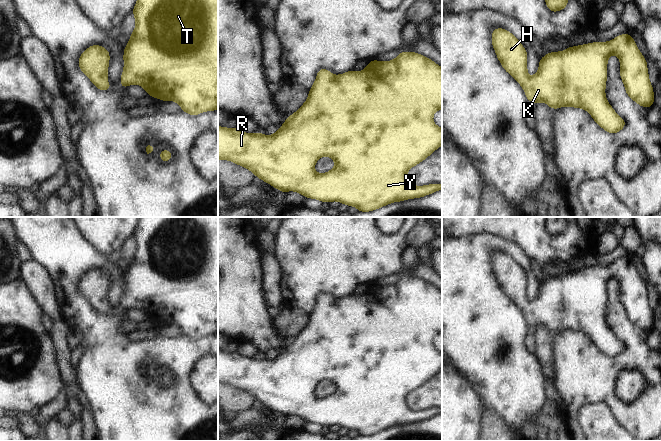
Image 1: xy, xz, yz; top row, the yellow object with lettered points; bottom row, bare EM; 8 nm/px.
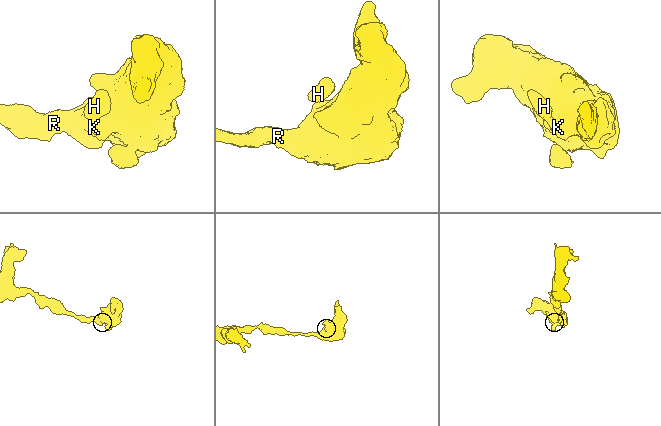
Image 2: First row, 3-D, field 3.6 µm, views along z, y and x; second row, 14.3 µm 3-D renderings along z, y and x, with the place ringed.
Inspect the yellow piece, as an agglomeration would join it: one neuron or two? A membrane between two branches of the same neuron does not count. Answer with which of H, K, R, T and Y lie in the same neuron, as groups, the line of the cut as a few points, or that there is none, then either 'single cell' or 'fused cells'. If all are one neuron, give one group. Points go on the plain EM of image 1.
H K R T Y; no cut; single cell

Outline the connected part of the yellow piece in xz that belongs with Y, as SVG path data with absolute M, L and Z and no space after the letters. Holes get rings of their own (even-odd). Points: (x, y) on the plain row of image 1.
M400 275L399 280L394 284L389 286L372 284L368 287L364 295L355 296L354 294L350 294L338 300L334 300L327 293L322 292L317 295L317 303L309 314L309 320L306 326L297 336L290 339L281 352L273 359L265 360L262 356L247 358L237 352L231 353L218 350L218 384L230 384L249 393L256 401L271 408L281 416L285 417L292 414L304 419L305 422L314 422L327 427L337 424L348 430L356 430L359 436L369 436L386 430L391 426L420 422L438 414L442 414L442 408L412 410L406 403L407 395L412 390L416 390L442 369L442 352L437 351L432 344L434 336L439 333L442 333L442 292L434 285L416 276ZM322 380L330 380L335 384L336 388L331 395L324 398L317 398L314 394L314 389L317 383Z

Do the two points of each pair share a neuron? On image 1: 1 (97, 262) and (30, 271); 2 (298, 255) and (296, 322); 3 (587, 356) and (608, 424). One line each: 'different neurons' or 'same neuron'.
1: different neurons
2: different neurons
3: different neurons

